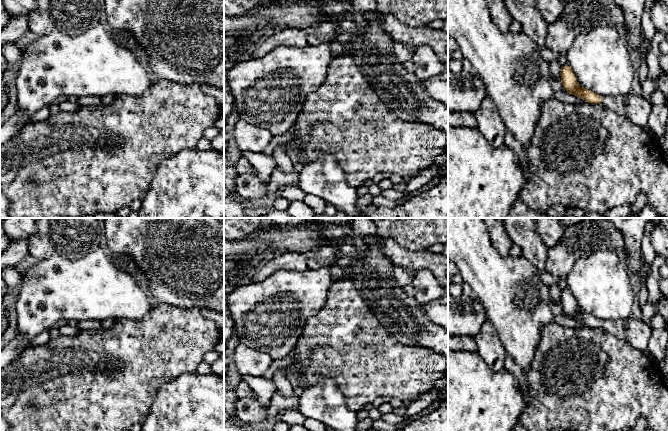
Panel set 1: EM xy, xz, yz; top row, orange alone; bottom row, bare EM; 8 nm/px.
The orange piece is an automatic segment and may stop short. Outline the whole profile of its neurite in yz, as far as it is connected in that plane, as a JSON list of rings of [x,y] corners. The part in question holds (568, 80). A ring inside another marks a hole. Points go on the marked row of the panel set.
[[[565,65],[560,72],[563,89],[591,104],[602,104],[618,115],[625,116],[635,124],[647,127],[652,104],[641,95],[628,93],[618,96],[599,96],[598,94],[581,88],[573,70]]]

